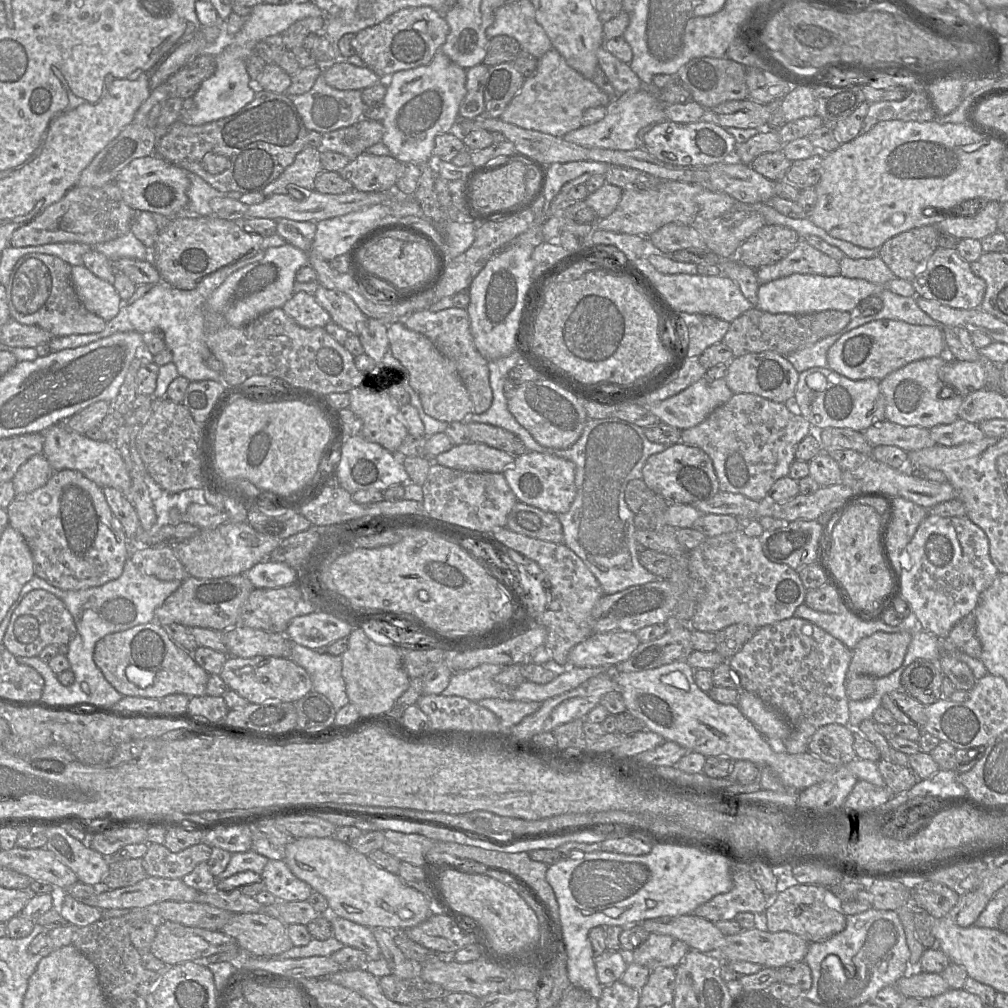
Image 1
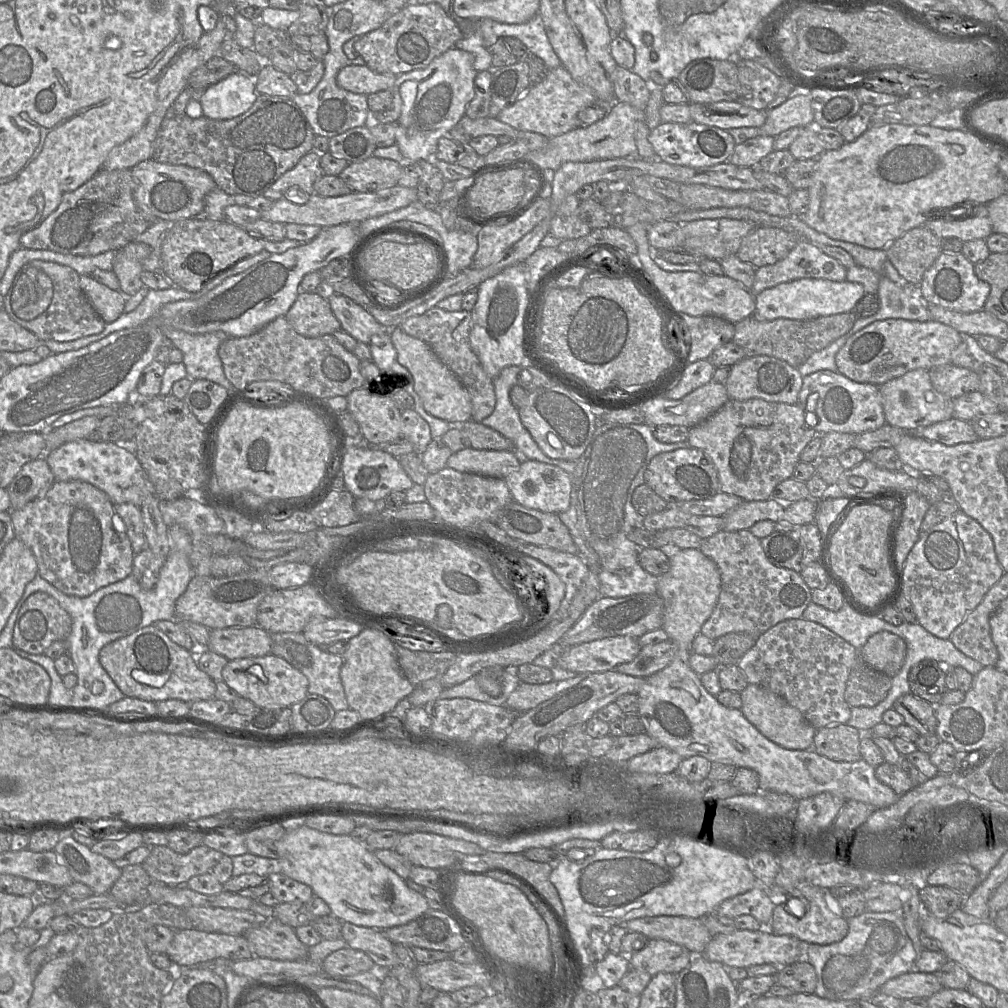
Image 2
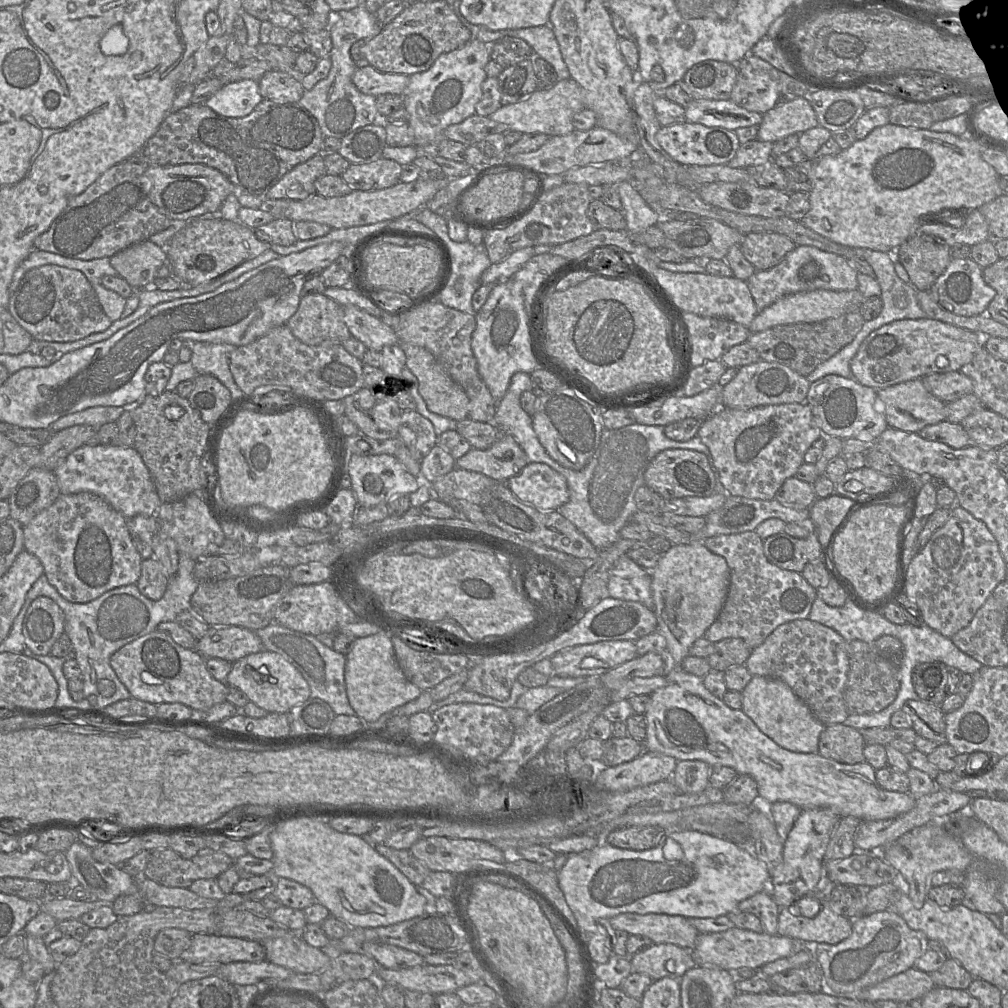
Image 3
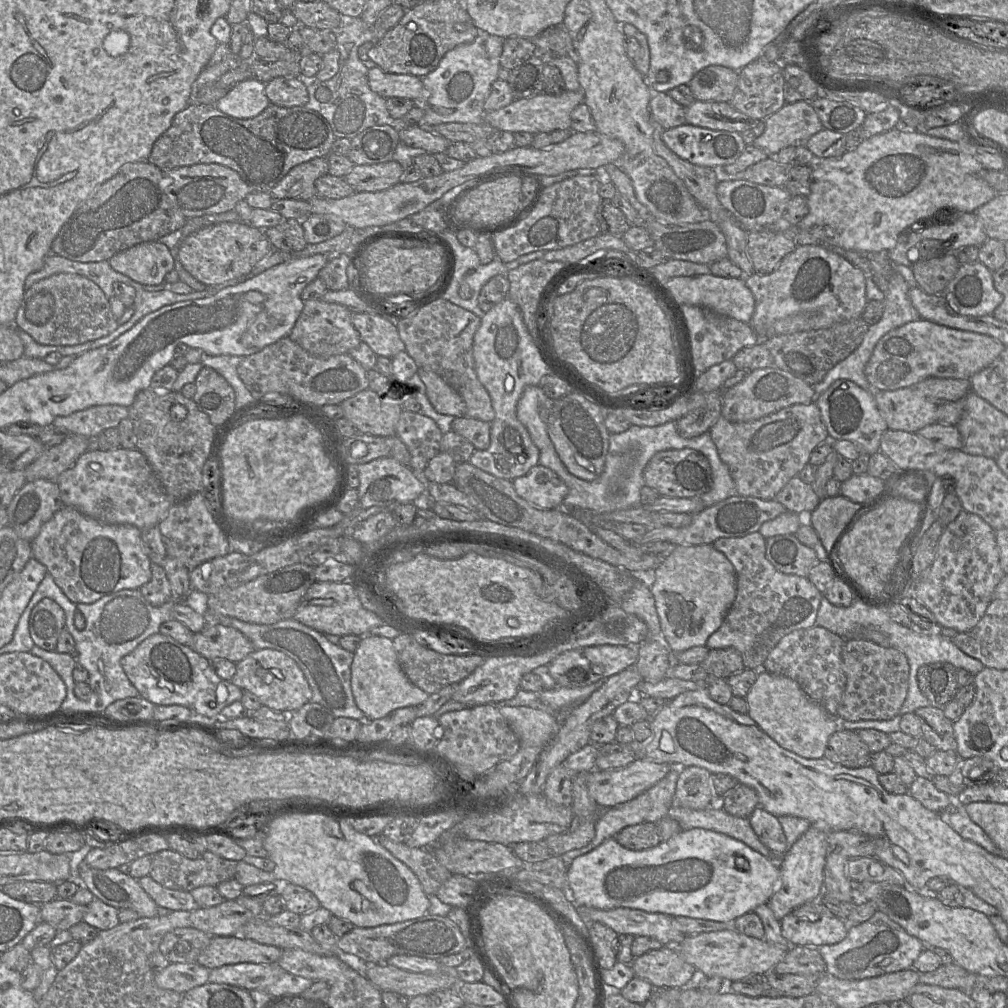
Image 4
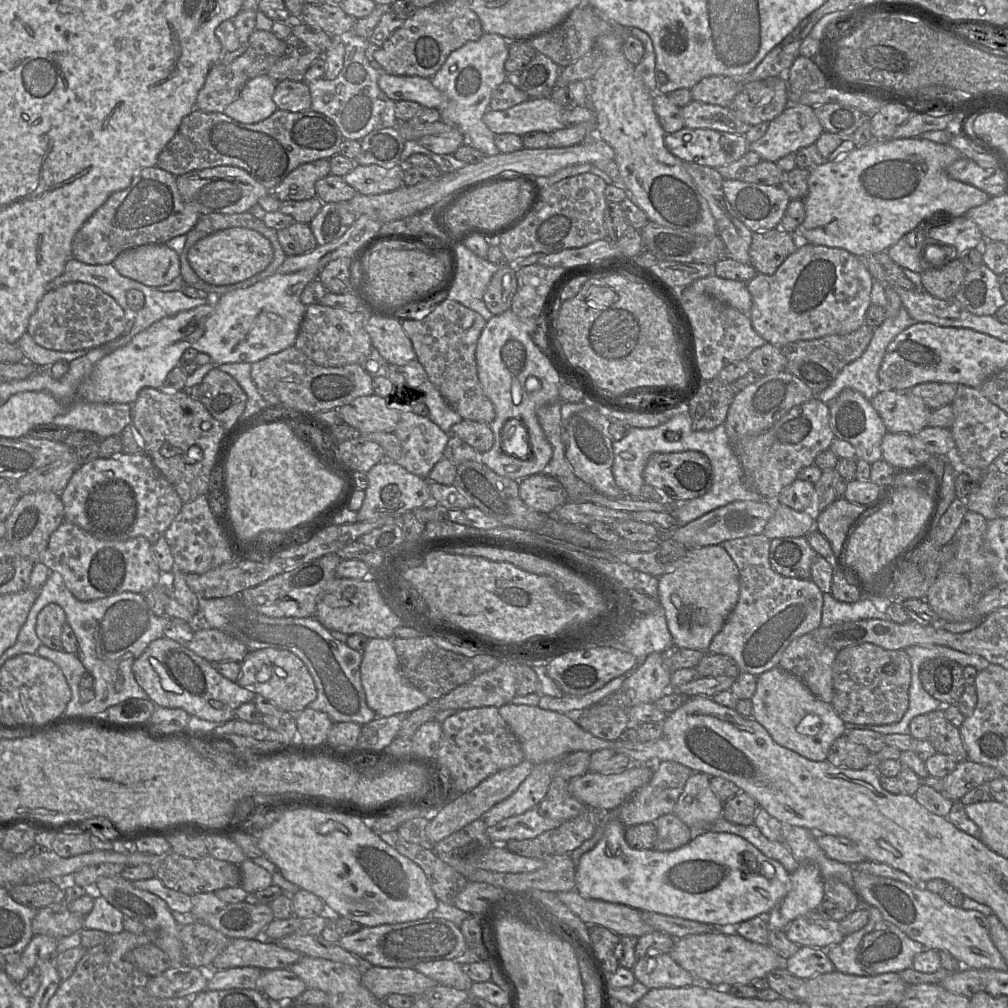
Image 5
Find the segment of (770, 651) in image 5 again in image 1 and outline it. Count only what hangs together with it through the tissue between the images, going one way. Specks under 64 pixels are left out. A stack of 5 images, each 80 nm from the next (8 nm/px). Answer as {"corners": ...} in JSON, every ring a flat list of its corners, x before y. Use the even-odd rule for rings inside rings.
{"corners":[[741,527,729,533,707,538,697,548,688,551,688,559,689,559,689,570,690,573,692,573,692,577,693,578,700,577,705,581,705,593,701,598,701,600,698,602,693,618,690,621,691,629,696,629,704,632,718,632,732,624,737,623,744,623,751,626,755,626,757,628,761,628,763,626,794,617,794,613,797,607,799,607,805,601,807,589,804,587,798,575,798,572,786,564,778,564,770,561,763,553,760,539,758,537,749,537,745,535]]}

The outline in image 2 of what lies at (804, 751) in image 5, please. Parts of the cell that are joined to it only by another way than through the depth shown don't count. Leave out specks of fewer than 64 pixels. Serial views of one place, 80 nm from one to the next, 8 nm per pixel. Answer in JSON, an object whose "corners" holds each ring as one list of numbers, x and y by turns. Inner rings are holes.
{"corners":[[748,684,741,692,742,713,766,738,789,750,807,750,813,746,816,729,802,713,779,695,759,685]]}

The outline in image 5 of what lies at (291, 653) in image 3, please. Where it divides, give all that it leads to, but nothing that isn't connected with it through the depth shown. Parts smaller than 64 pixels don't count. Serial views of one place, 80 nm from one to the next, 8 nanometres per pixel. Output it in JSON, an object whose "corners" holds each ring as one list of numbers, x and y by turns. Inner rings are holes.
{"corners":[[239,595,198,600,205,625,239,640,249,652,273,648,289,651,301,659,312,676,317,691,316,700,308,706,311,709,328,714,333,723,354,722,363,726,377,717,366,703,361,684,363,652,353,650,333,638,330,631,314,617,268,617,248,607]]}

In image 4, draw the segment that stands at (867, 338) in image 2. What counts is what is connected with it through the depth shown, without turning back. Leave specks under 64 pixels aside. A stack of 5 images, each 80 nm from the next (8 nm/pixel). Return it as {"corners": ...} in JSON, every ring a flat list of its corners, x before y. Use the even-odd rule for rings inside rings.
{"corners":[[920,319,890,330,877,342,865,366,865,376,872,387,890,391,913,387,928,377,969,380,998,359,1004,348,990,336]]}

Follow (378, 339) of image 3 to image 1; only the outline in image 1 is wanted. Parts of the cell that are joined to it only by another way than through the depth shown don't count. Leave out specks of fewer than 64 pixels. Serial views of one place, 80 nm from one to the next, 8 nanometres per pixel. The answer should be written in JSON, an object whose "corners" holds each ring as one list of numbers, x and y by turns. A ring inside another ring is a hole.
{"corners":[[320,285,314,297,336,324,357,336,363,332,367,317,348,295]]}

